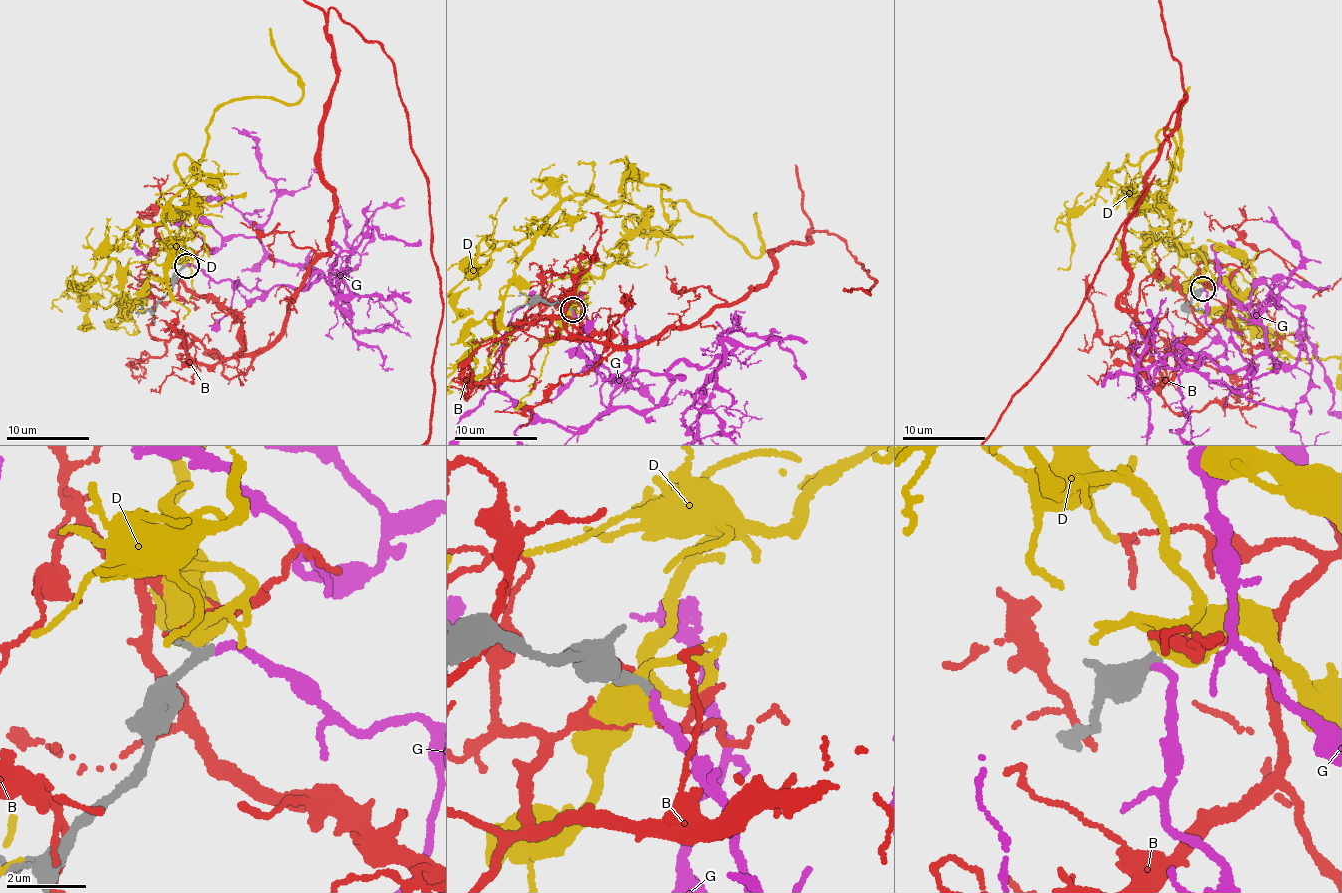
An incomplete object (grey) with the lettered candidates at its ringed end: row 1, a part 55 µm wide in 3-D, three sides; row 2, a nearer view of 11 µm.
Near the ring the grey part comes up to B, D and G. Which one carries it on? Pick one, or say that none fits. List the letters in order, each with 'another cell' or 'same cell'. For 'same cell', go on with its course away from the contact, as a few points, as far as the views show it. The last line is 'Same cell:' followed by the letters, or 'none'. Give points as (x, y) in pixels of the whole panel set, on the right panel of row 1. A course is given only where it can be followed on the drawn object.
B: another cell
D: another cell
G: same cell
Same cell: G

